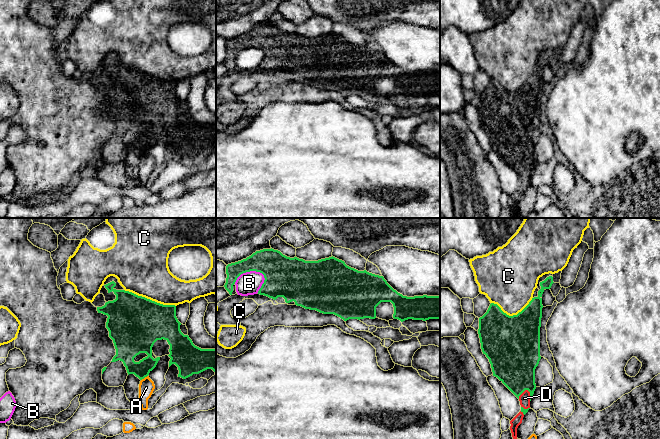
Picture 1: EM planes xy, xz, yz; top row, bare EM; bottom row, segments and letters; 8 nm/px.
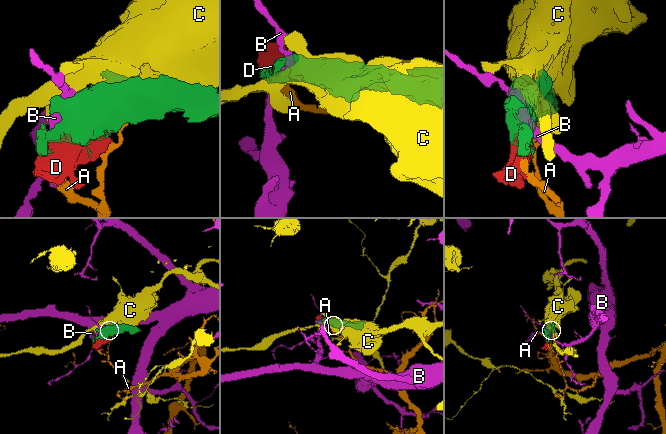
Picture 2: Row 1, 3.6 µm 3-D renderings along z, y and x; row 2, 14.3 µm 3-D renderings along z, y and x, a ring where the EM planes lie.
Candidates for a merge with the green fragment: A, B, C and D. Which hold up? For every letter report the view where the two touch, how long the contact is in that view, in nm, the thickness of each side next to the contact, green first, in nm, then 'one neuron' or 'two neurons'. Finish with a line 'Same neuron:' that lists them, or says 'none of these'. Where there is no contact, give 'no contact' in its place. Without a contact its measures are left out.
A: contact in xy; length 70 nm; calibres 160 and 130 nm; two neurons
B: contact in xz; length 260 nm; calibres 280 and 190 nm; two neurons
C: contact in xy; length 440 nm; calibres 440 and 400 nm; two neurons
D: contact in yz; length 120 nm; calibres 360 and 90 nm; one neuron
Same neuron: D

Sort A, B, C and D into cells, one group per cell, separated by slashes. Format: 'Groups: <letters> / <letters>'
Groups: A / B / C / D

